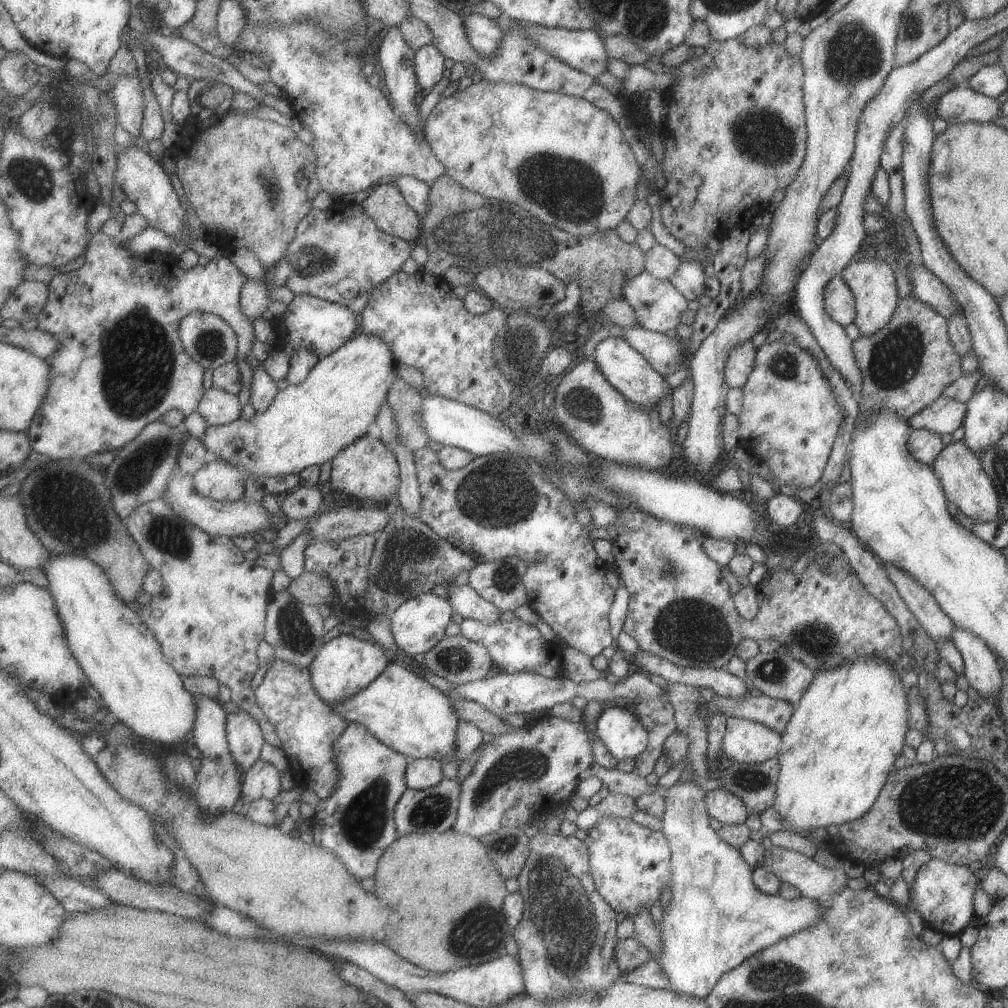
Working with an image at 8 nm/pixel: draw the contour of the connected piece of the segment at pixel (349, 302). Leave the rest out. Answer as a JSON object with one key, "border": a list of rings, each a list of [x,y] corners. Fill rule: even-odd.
{"border":[[[339,203],[328,209],[314,209],[299,223],[295,240],[287,249],[287,256],[273,268],[266,268],[264,279],[249,279],[242,288],[242,307],[252,320],[268,316],[267,308],[271,304],[271,285],[286,285],[293,290],[295,296],[308,294],[349,307],[361,316],[370,303],[378,287],[389,280],[396,272],[402,270],[403,263],[409,258],[413,243],[402,238],[387,234],[365,210],[364,205],[357,203]]]}

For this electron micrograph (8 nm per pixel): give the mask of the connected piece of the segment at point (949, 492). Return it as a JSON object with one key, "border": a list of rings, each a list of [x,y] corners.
{"border":[[[962,439],[944,446],[931,461],[930,467],[939,479],[944,497],[975,523],[989,522],[1000,515],[998,496],[993,483],[983,470],[976,454],[965,446]]]}

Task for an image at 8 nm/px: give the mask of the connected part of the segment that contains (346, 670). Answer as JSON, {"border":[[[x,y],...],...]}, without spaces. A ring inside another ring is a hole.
{"border":[[[341,635],[327,641],[310,666],[315,690],[329,705],[341,704],[343,699],[358,695],[385,672],[391,661],[386,652],[374,642],[351,635]]]}

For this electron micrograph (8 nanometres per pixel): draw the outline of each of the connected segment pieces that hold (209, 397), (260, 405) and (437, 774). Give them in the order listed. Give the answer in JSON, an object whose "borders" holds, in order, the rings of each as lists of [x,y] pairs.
{"borders":[[[[213,386],[204,391],[198,411],[209,425],[226,425],[241,416],[241,400],[234,394]]],[[[262,362],[250,368],[251,377],[251,401],[256,412],[264,413],[274,402],[279,394],[277,381],[269,374]]],[[[424,758],[410,760],[406,779],[411,789],[422,791],[437,786],[443,779],[443,764],[439,759]]]]}

